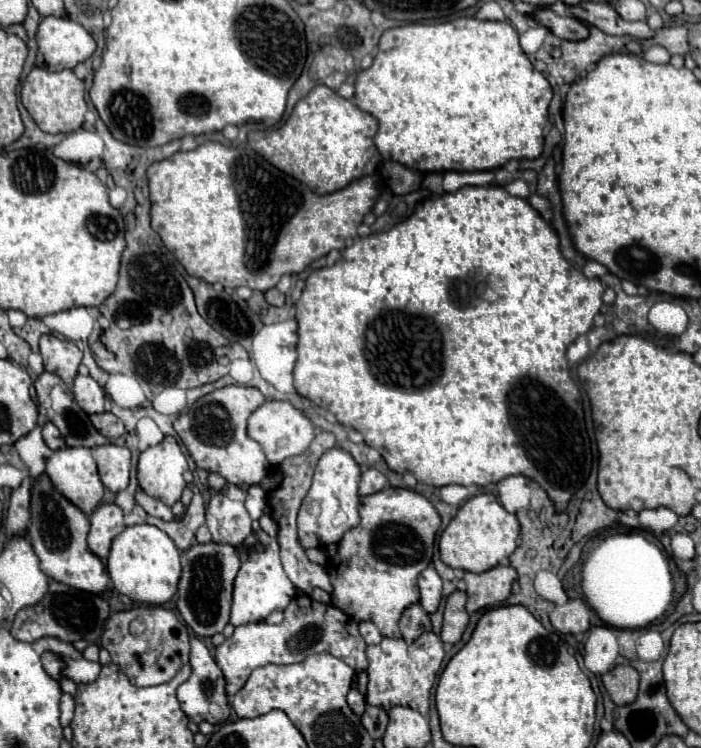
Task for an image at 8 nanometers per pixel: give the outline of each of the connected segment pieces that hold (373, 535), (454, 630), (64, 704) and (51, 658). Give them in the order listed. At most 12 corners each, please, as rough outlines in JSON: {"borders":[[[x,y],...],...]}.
{"borders":[[[393,486],[363,496],[331,604],[401,638],[441,516]],[[455,590],[445,604],[441,640],[455,644],[467,628],[467,594]],[[69,694],[61,698],[61,724],[69,726],[75,700]],[[51,652],[43,654],[49,676],[61,678],[63,662]]]}

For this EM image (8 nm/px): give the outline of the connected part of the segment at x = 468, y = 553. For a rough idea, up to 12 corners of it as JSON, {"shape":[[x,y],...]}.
{"shape":[[493,494],[473,496],[439,538],[451,568],[485,572],[521,528]]}

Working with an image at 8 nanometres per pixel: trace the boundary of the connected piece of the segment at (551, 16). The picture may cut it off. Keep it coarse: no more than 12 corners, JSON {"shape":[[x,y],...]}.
{"shape":[[539,8],[533,18],[565,40],[585,40],[589,28],[573,16]]}

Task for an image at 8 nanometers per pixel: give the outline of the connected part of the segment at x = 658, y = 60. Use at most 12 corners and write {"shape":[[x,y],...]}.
{"shape":[[651,46],[643,54],[647,62],[667,64],[671,54],[663,46]]}

